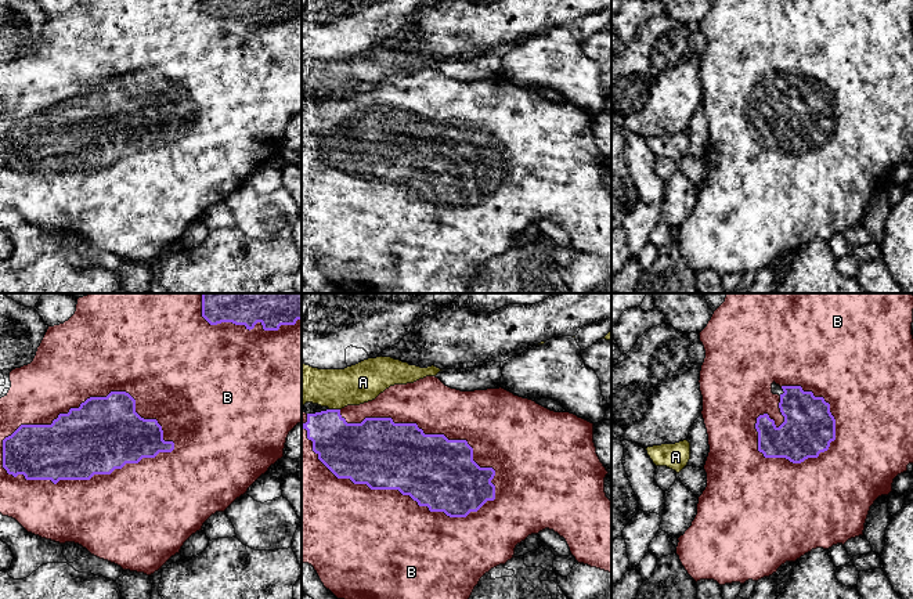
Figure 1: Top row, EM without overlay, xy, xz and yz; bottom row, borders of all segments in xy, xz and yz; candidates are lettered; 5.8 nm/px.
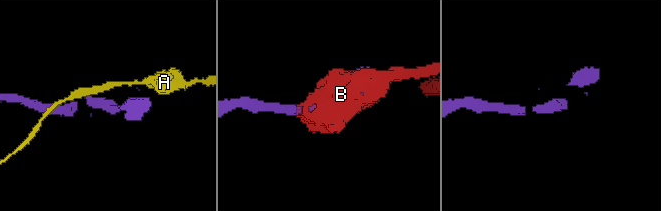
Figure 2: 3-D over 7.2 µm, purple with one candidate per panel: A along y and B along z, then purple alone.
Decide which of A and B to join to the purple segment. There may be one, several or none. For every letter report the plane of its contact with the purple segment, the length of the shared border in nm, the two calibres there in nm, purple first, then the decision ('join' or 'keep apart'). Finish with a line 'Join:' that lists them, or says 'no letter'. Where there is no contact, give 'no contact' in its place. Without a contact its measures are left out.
A: xz | 60 nm | 320/220 nm | keep apart
B: xz | 1200 nm | 400/500 nm | join
Join: B

